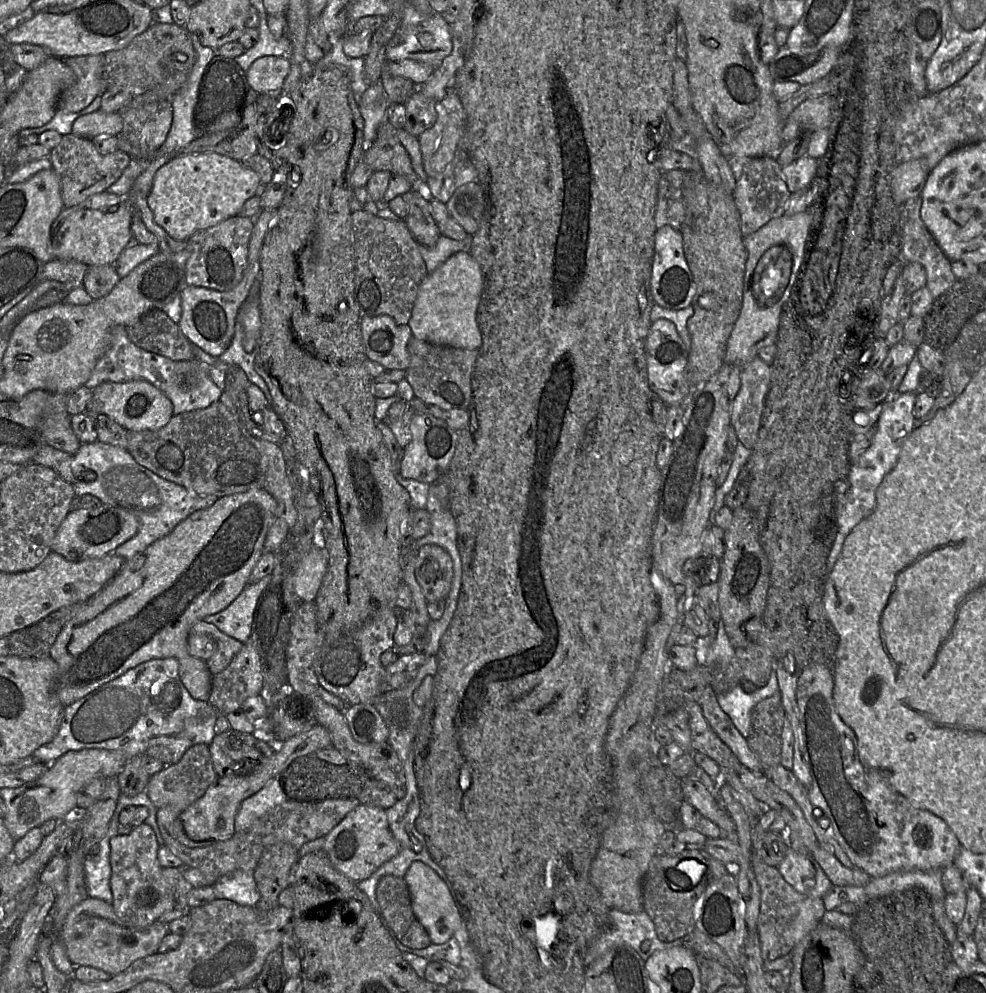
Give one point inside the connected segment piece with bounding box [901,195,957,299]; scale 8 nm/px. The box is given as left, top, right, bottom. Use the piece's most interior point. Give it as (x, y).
(918, 245)

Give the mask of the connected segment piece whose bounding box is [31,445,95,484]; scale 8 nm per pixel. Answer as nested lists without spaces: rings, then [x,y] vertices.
[[[44,445],[39,449],[31,463],[53,469],[62,479],[70,484],[77,481],[89,482],[95,478],[95,473],[91,471],[84,471],[80,477],[76,477],[72,470],[72,455],[48,445]]]

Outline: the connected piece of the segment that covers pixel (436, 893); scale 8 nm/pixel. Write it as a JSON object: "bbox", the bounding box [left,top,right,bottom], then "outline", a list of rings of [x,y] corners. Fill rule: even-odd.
{"bbox":[404,861,463,943],"outline":[[[415,861],[409,866],[404,880],[409,889],[413,913],[427,931],[431,943],[447,942],[461,927],[463,918],[446,884],[433,869],[421,861]]]}

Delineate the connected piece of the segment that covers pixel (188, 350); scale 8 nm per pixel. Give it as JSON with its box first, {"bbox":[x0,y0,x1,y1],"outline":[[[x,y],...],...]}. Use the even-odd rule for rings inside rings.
{"bbox":[126,309,195,361],"outline":[[[154,309],[144,314],[135,323],[126,327],[130,341],[137,347],[166,357],[173,361],[190,361],[195,359],[194,345],[182,334],[179,326],[162,310]]]}

